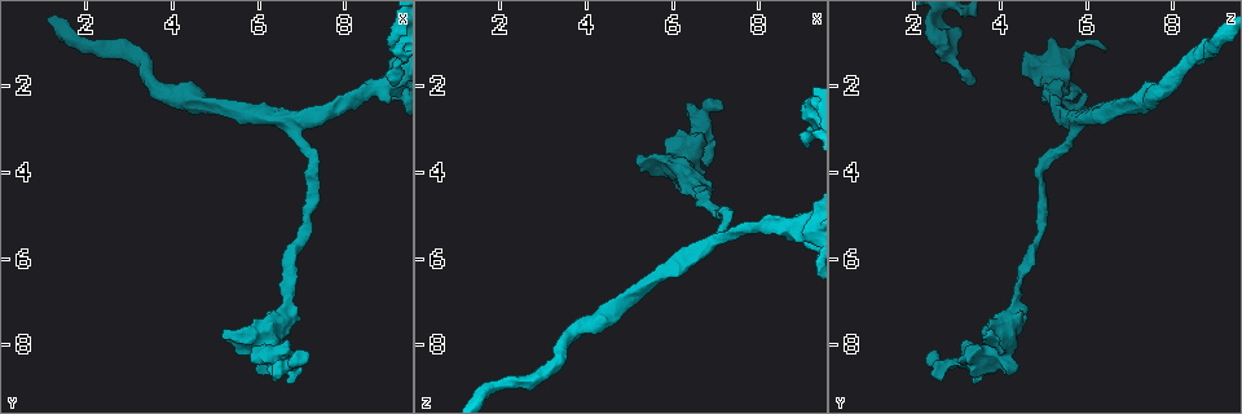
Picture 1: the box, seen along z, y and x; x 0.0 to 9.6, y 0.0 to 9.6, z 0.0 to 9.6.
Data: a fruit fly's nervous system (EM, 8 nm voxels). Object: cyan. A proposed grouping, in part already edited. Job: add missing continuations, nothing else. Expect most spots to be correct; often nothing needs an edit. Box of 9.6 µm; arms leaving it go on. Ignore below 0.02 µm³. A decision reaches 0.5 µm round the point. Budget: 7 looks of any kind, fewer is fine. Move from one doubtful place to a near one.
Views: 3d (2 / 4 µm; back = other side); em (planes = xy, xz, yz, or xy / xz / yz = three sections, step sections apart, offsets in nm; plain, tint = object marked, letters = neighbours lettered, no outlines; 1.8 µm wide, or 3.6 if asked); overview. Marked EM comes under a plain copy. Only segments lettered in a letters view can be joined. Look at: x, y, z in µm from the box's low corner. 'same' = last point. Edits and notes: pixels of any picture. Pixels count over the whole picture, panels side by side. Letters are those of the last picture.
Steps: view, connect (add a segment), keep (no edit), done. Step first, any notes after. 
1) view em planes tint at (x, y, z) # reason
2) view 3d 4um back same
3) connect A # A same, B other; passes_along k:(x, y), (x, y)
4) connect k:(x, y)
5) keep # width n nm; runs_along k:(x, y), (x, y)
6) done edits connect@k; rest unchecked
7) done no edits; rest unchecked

view 3d 2um at (9.10, 1.95, 3.40) # branch stops here

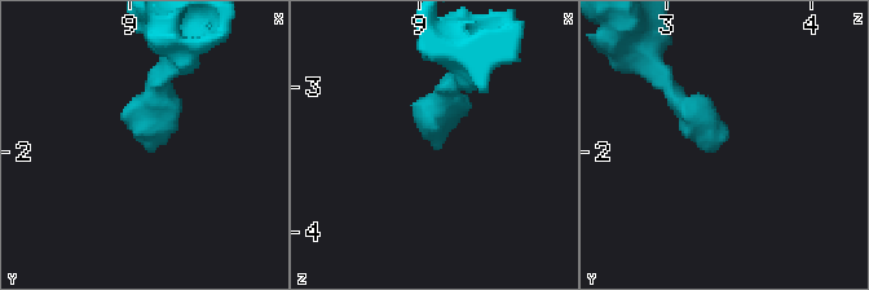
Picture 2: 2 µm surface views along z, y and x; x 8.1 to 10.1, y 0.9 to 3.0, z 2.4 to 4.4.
view em planes letters at (9.12, 1.90, 3.44) # now the EM

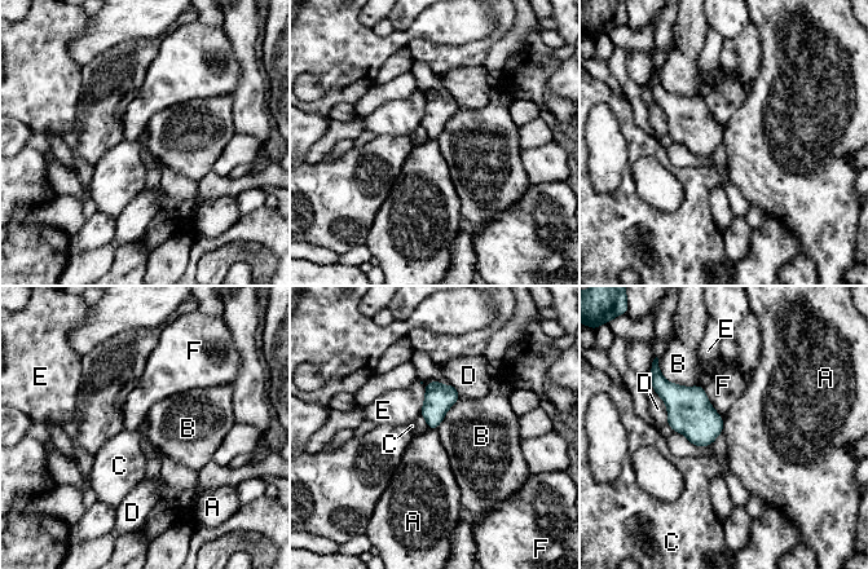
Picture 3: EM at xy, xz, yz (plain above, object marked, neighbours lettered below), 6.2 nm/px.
keep # width 150 nm; A other, B other, C other, D other, E other, F other; border 3:(722, 420), (723, 432); no lettered segment goes on from it

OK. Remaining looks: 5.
view 3d 4um at (9.05, 2.00, 5.25) # thick turns thin

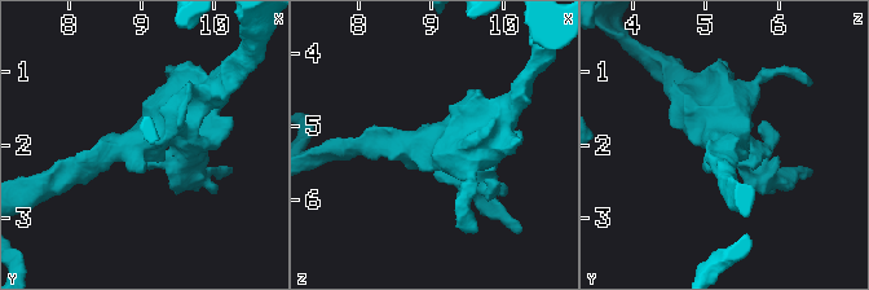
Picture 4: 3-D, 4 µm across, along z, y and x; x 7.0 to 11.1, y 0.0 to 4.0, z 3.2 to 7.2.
view em planes letters at (9.00, 2.00, 5.30) # now the EM

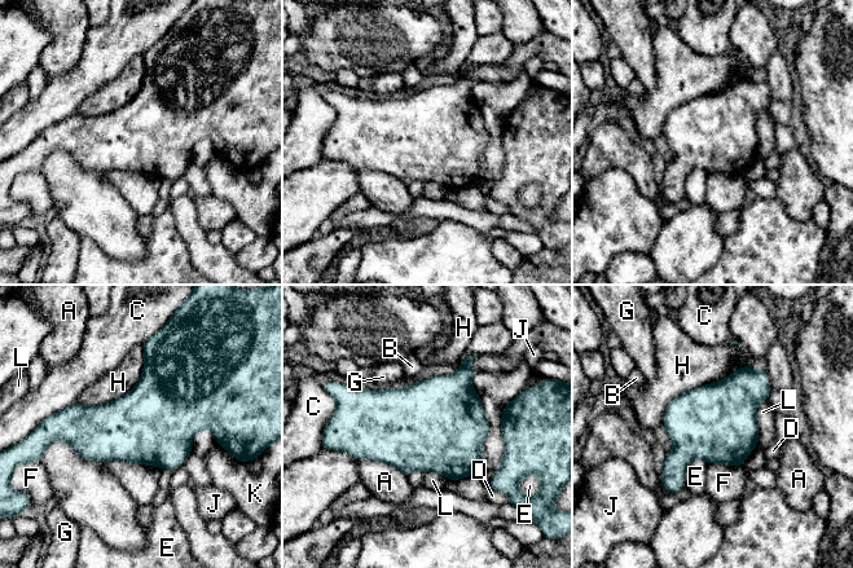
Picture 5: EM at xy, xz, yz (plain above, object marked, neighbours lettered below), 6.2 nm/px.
keep # A other, B other, C other, D other, E other, F other, G other, H other, J other, K other, L other; border 5:(703, 458), (687, 466), (684, 485); none of them fits

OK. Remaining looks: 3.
view 3d 4um at (6.45, 8.50, 3.55) # thick turns thin

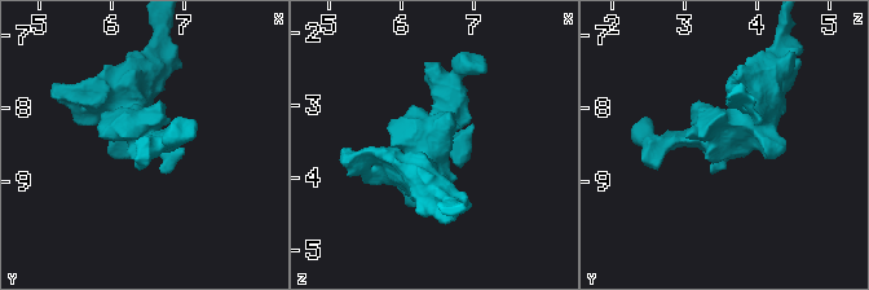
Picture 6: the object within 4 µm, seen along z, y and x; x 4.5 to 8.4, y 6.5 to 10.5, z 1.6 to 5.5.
view em planes tint at (6.50, 8.50, 3.55) # arms 3; arm_widths 200, 220, 420 nm

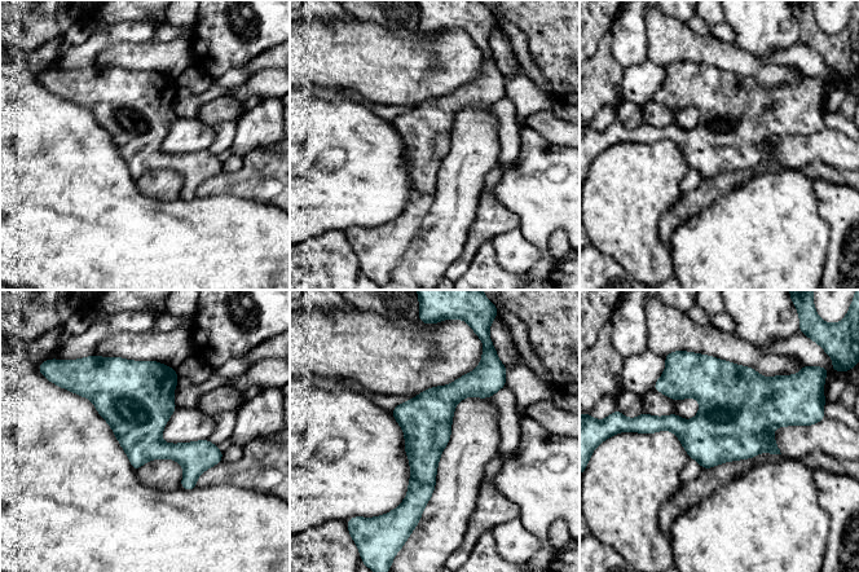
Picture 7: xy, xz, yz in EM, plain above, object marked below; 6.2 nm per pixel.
view em planes letters same

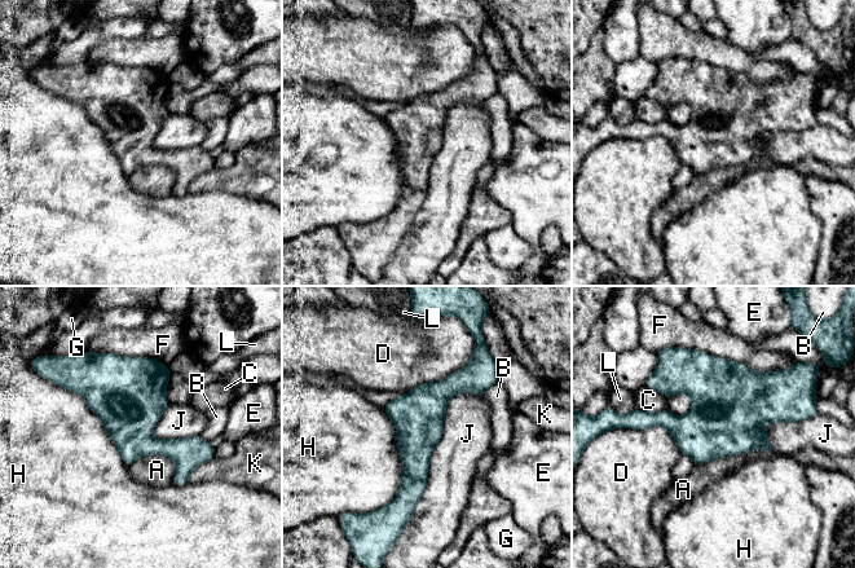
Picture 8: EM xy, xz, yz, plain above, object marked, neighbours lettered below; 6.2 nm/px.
keep # width 320 nm; A other, B other, C other, D other, E other, F other, G other, H other, J other, K other, L other; runs_along 8:(471, 368), (419, 418), (408, 506); none of them fits

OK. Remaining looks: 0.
done no edits; rest unchecked

